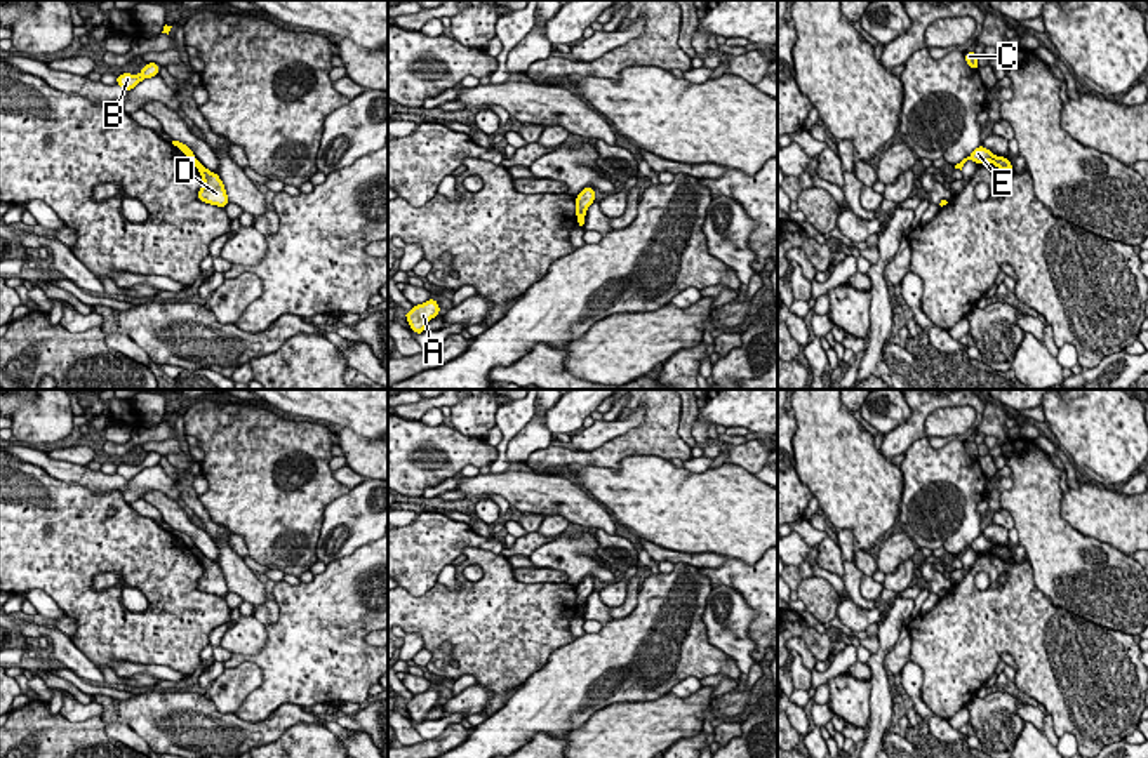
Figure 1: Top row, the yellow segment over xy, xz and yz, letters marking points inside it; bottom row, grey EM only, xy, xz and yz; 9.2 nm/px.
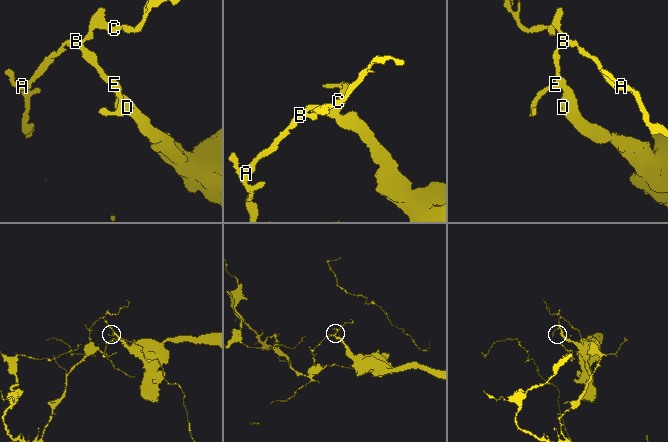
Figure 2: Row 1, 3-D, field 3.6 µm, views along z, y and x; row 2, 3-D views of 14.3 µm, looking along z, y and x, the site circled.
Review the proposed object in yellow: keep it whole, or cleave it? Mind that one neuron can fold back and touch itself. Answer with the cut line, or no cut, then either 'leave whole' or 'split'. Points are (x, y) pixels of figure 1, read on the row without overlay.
yz (994, 545), (990, 550) | split

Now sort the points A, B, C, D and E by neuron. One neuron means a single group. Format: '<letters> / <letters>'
A B C E / D

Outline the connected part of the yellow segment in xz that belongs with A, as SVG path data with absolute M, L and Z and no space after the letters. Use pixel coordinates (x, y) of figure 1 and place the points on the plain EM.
M428 688L424 694L414 695L409 702L404 706L407 708L410 718L416 723L423 723L426 718L426 713L435 708L440 702L440 695L435 688Z

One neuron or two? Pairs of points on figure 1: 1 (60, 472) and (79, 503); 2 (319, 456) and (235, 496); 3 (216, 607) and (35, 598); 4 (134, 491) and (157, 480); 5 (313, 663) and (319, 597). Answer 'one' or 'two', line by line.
1: two
2: one
3: two
4: one
5: one

